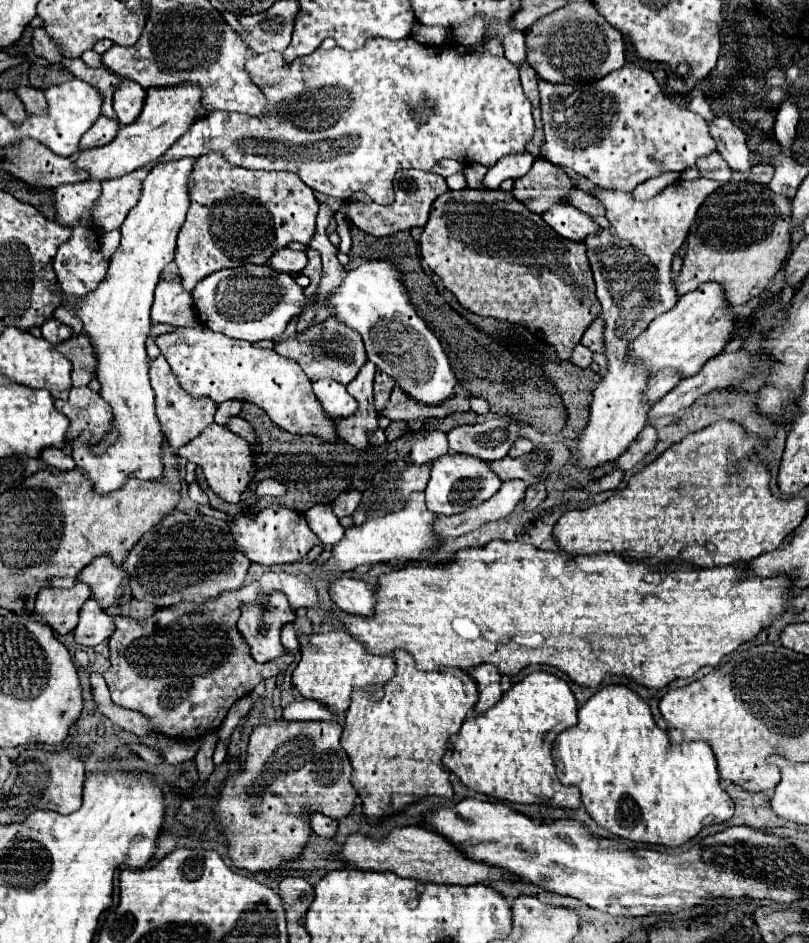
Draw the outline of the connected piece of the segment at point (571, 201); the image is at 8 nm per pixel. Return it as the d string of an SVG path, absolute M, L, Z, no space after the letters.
M581 189L569 191L569 195L565 197L565 203L567 205L573 205L575 209L579 209L579 211L583 211L587 215L603 215L605 213L603 205L595 197L591 197L589 193L585 193Z

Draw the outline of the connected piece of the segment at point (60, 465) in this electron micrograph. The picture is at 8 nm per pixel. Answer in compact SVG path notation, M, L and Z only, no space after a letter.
M55 447L45 449L45 451L41 453L41 459L43 459L47 465L51 465L51 467L55 467L55 469L59 469L59 471L71 471L71 469L75 467L73 457L71 457L67 451L55 449Z

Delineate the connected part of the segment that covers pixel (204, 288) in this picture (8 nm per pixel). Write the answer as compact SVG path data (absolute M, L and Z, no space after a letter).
M243 265L221 269L205 277L195 287L193 299L199 321L211 331L255 343L263 339L279 339L289 321L299 317L307 309L307 303L315 301L315 295L307 297L291 275L281 275L267 265Z

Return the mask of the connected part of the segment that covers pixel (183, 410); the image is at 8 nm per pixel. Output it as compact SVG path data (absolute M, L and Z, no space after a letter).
M159 355L157 359L151 361L151 385L155 389L155 401L157 401L157 417L163 429L163 435L169 443L169 447L173 451L177 451L181 445L189 443L195 435L199 435L207 425L213 423L213 415L217 411L217 403L213 403L211 399L193 399L183 387L181 383L177 383L177 375L173 375L167 359L163 355Z

